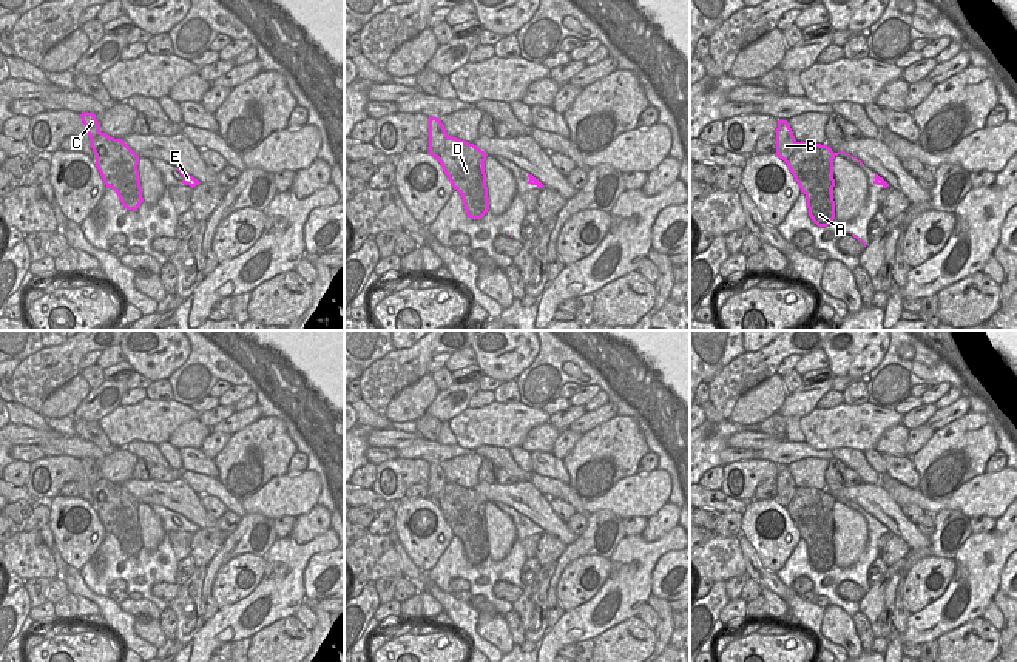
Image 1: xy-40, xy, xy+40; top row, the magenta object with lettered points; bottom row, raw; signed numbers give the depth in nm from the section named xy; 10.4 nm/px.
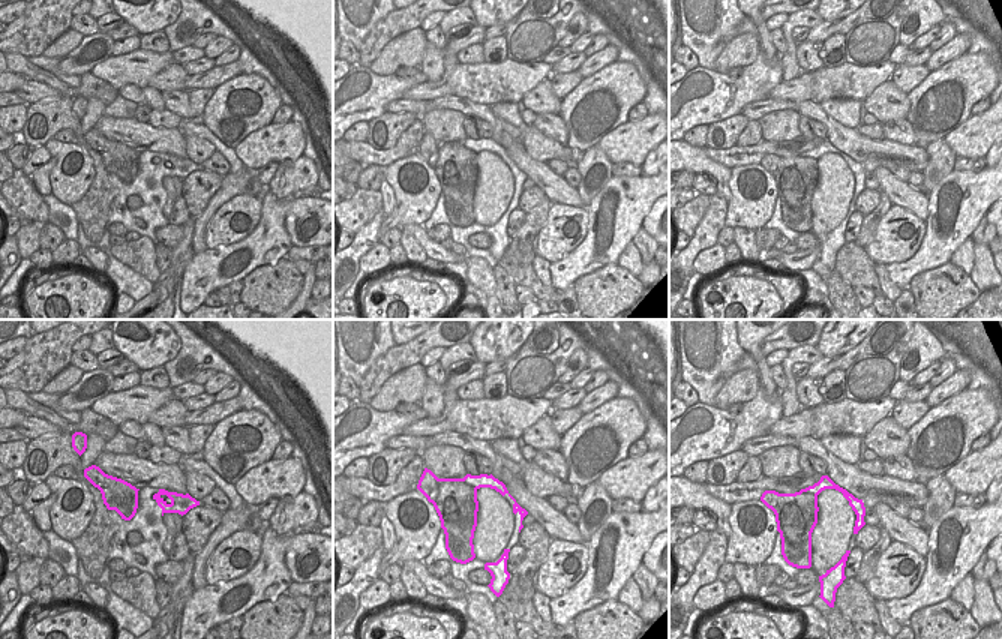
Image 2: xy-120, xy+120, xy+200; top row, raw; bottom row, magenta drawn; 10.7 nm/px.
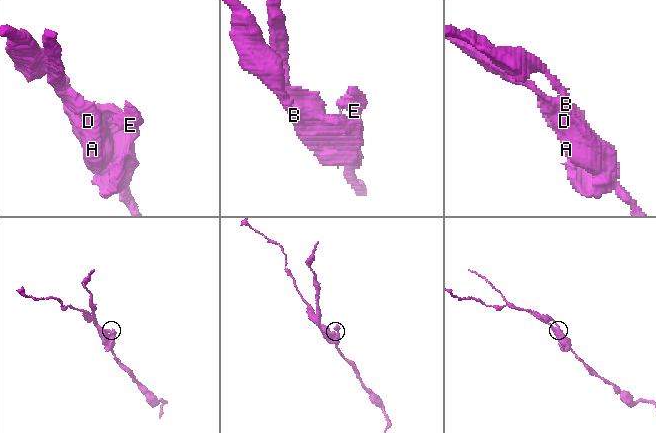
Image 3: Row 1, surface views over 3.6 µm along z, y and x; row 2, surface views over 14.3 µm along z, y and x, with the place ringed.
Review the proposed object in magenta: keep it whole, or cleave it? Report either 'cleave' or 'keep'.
cleave

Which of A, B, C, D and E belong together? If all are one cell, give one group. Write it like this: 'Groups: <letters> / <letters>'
Groups: A D E / B C.

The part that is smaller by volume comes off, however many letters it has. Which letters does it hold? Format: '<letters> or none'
B, C.

